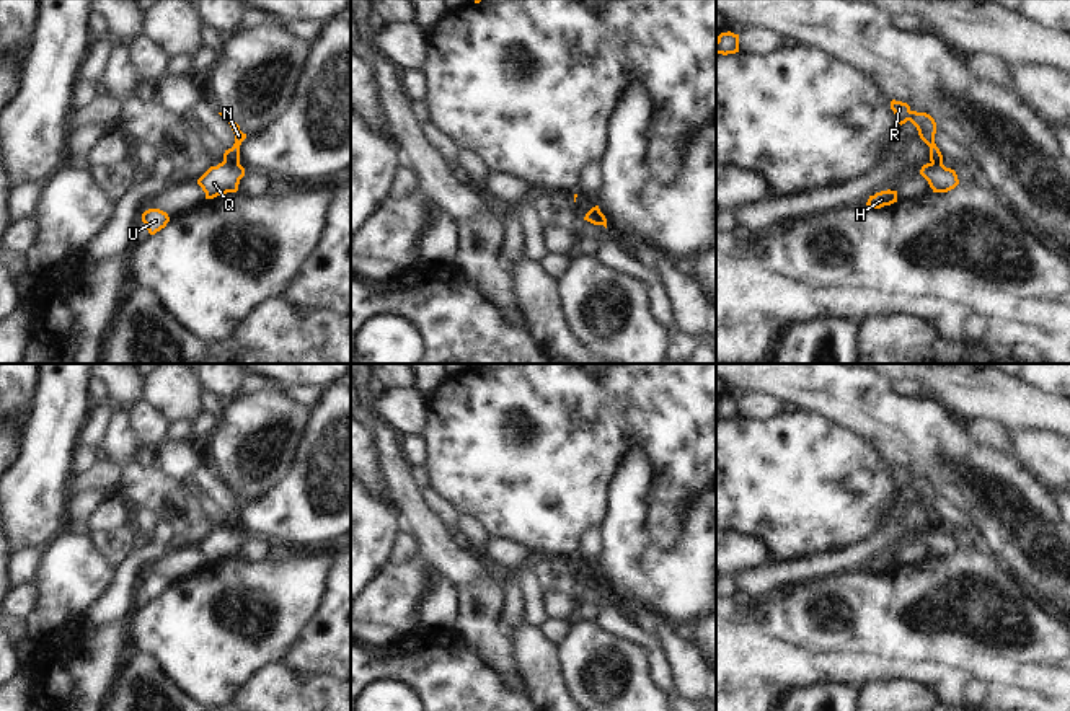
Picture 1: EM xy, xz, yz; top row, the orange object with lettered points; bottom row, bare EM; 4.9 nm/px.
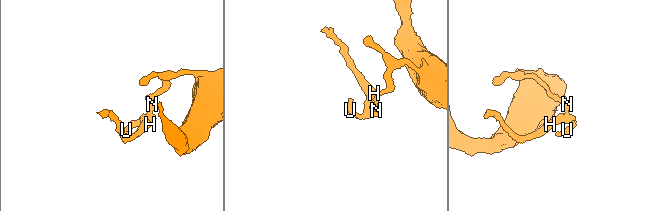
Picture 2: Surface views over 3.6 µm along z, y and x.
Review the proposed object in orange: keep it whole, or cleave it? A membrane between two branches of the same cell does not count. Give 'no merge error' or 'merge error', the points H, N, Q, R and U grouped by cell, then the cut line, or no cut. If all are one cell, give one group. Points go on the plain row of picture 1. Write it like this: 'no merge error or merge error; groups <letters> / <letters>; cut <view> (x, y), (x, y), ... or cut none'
merge error; groups H Q U / N R; cut xy (222, 527), (238, 529)

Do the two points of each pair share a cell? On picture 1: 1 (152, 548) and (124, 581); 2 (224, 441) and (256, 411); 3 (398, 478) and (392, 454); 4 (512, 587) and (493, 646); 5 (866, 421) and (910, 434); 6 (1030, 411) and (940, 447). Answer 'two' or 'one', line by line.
1: one
2: one
3: one
4: two
5: one
6: two

